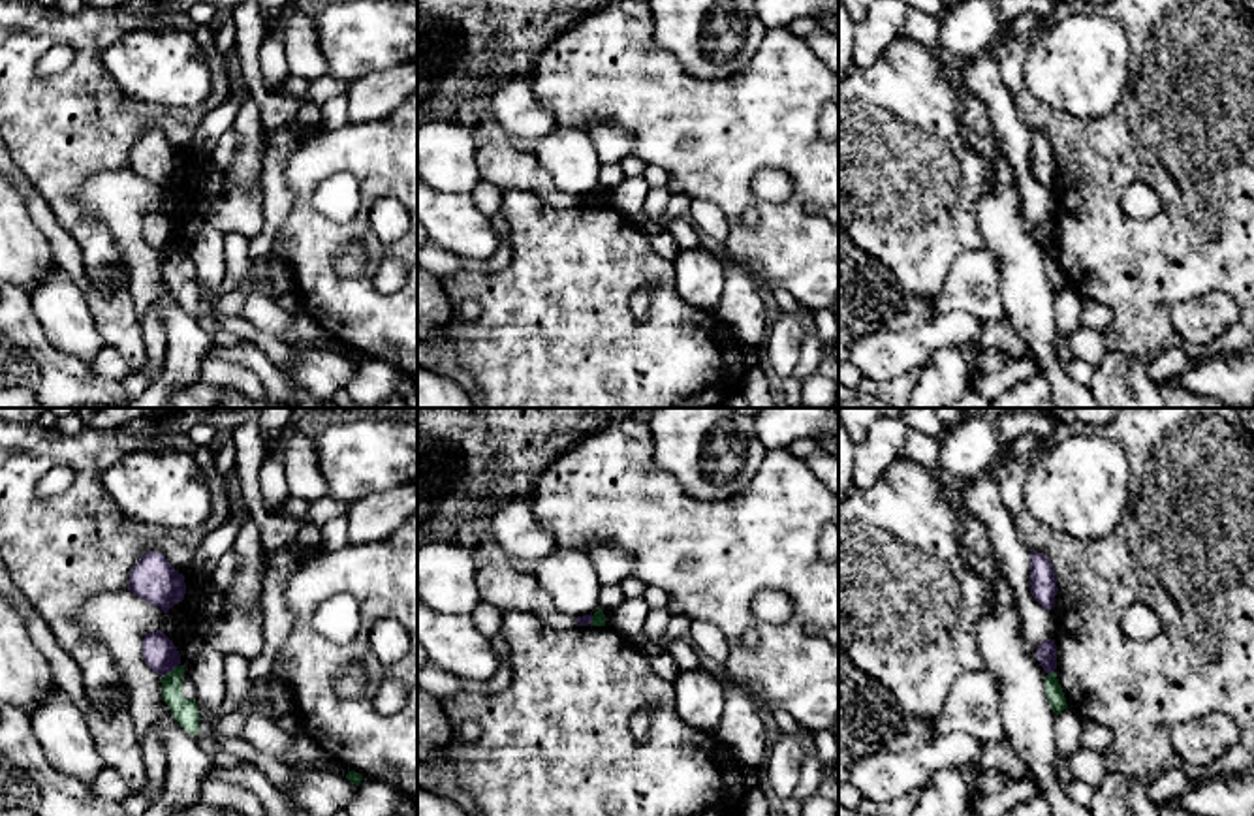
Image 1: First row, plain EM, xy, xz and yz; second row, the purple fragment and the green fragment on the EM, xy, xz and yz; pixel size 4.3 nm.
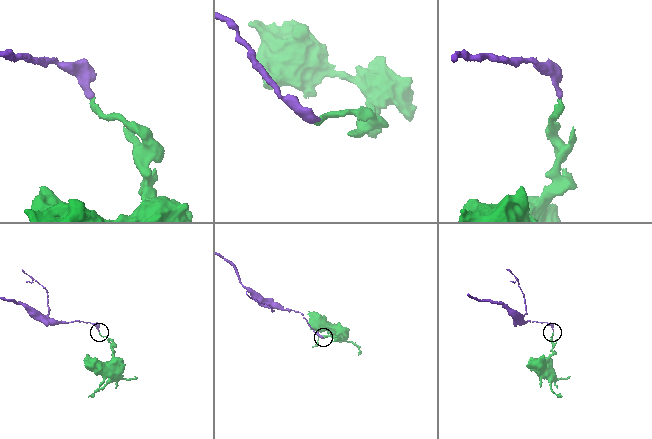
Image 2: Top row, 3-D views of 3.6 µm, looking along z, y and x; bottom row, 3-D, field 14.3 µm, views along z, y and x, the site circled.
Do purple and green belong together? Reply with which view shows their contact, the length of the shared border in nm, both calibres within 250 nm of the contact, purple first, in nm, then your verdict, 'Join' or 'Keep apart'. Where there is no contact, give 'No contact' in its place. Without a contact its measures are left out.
Touches purple in xy. Shared border 90 nm. Thickness 140 nm (purple) against 110 nm. Keep apart

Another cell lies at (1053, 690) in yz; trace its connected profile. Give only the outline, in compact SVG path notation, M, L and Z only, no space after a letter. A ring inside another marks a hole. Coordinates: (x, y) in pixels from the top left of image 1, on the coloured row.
M1055 671L1047 673L1047 677L1045 677L1045 696L1047 696L1049 705L1057 716L1068 707L1064 692L1058 684Z

